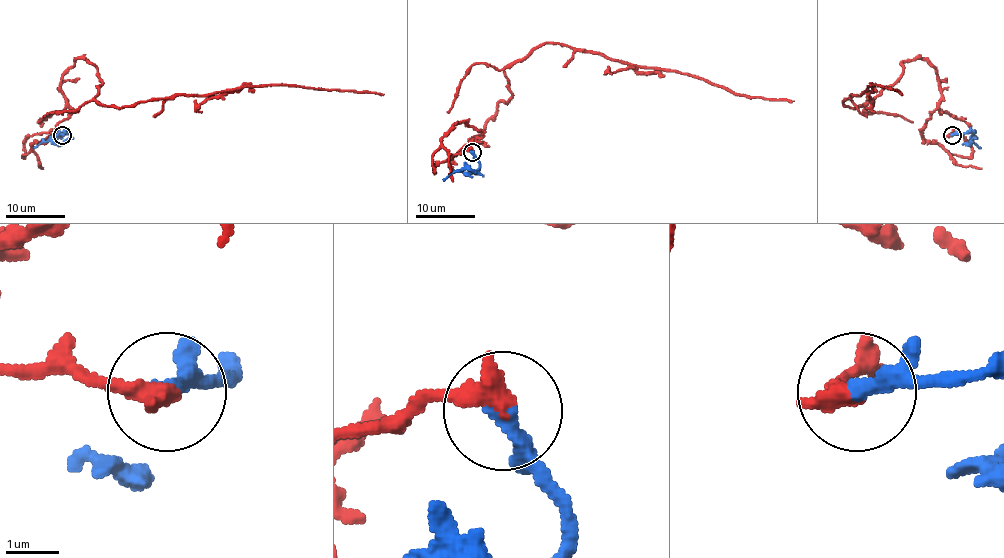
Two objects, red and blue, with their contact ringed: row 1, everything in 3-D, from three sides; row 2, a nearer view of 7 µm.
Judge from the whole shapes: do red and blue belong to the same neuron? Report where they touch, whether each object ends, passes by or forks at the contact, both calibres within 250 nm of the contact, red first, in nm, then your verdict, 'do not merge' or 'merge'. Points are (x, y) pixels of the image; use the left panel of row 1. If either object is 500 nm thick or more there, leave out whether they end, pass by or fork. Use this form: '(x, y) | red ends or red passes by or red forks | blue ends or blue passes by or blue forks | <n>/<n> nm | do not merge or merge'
(62, 135) | red ends | blue ends | 440/380 nm | merge

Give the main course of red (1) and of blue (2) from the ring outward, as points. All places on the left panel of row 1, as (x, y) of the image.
1: (62, 135), (32, 134), (22, 154), (72, 109), (60, 78), (78, 58), (105, 106), (267, 85), (384, 94)
2: (62, 135), (69, 134), (56, 134), (51, 138), (56, 143), (74, 138)

